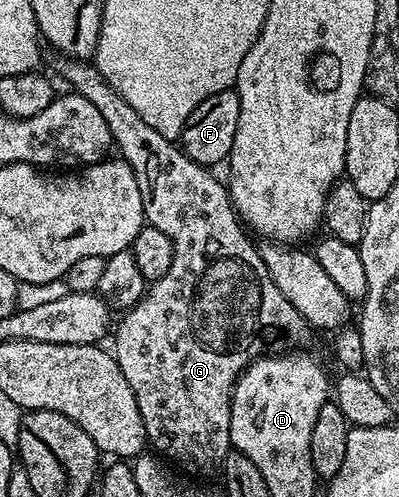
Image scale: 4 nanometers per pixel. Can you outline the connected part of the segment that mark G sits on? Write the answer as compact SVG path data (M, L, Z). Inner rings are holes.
M56 58L55 67L74 94L85 97L101 113L111 130L111 142L118 154L133 169L141 189L143 217L150 226L161 229L173 241L173 265L165 277L154 280L144 296L126 312L114 328L113 354L145 421L147 442L164 460L191 477L218 476L231 446L231 398L235 382L245 368L272 349L299 349L307 339L309 324L285 301L285 293L273 285L269 269L261 257L256 240L251 240L231 202L230 190L214 174L184 153L182 146L161 137L153 125L141 121L137 109L101 77L94 62Z

